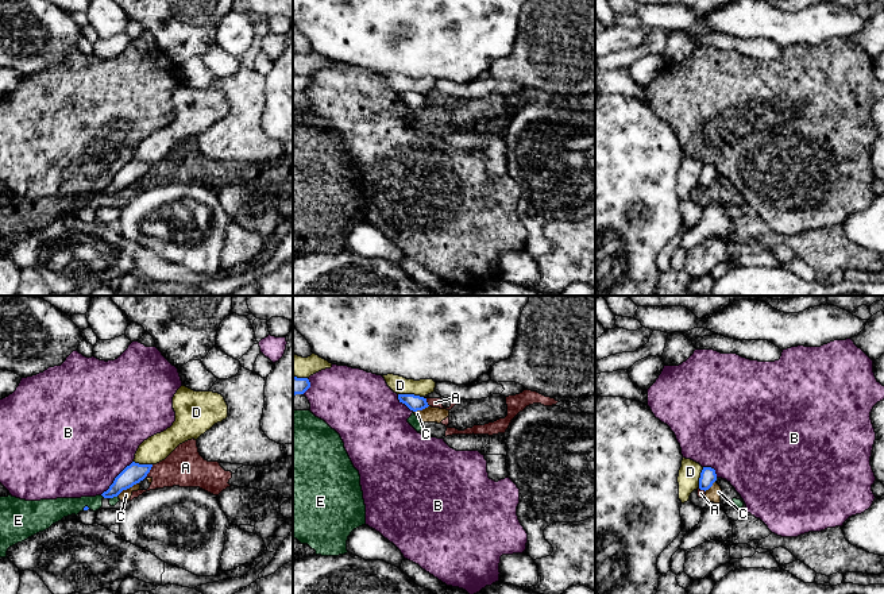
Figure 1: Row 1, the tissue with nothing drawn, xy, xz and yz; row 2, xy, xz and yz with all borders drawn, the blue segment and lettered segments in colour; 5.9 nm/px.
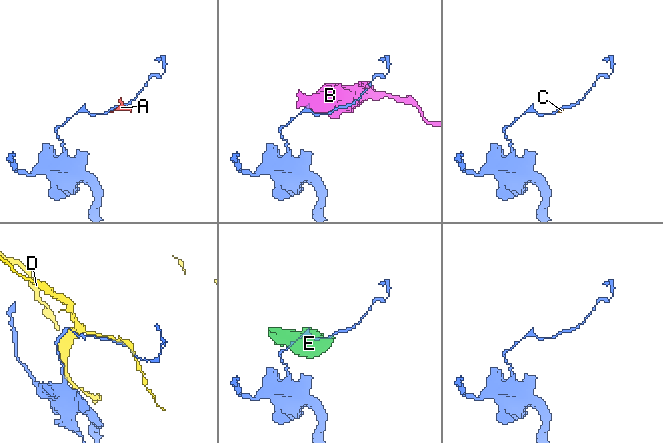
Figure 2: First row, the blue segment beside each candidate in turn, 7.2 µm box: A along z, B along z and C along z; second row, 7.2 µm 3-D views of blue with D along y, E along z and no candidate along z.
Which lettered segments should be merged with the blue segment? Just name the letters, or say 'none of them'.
none of them

